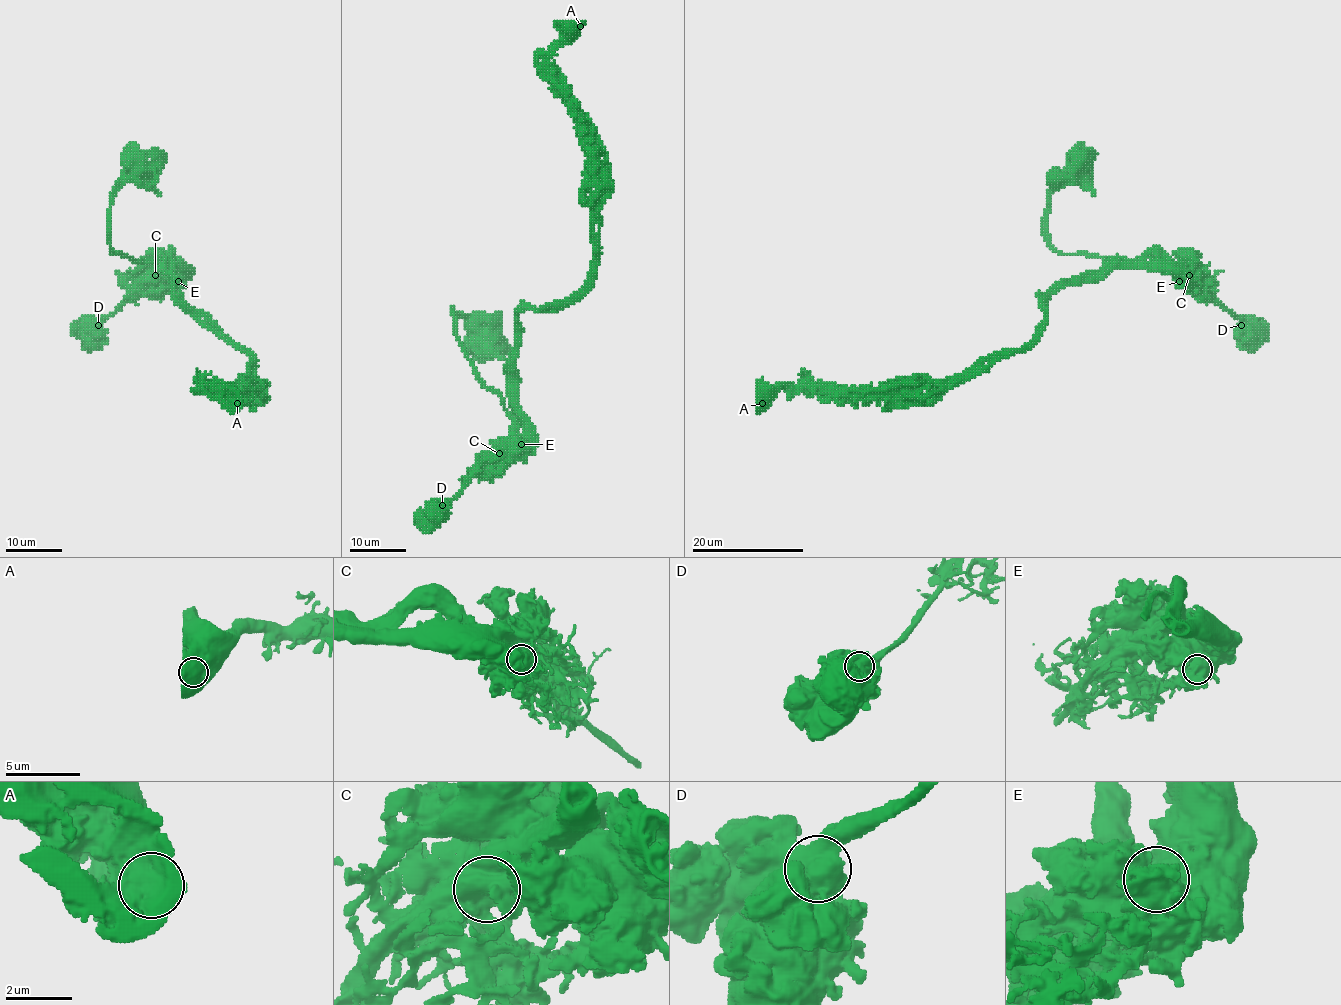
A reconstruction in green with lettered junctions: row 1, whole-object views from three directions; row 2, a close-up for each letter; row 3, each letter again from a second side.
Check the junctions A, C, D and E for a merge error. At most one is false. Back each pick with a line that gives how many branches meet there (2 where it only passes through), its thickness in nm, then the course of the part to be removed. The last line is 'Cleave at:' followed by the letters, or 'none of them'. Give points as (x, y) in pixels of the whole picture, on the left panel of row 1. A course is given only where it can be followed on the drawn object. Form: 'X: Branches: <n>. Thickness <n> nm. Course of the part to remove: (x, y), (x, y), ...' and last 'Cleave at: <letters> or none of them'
C: Branches: 2. Thickness 850 nm. Course of the part to remove: (156, 274), (171, 255), (174, 293), (251, 355), (256, 385), (239, 394), (245, 399), (193, 390), (200, 389)
Cleave at: C

